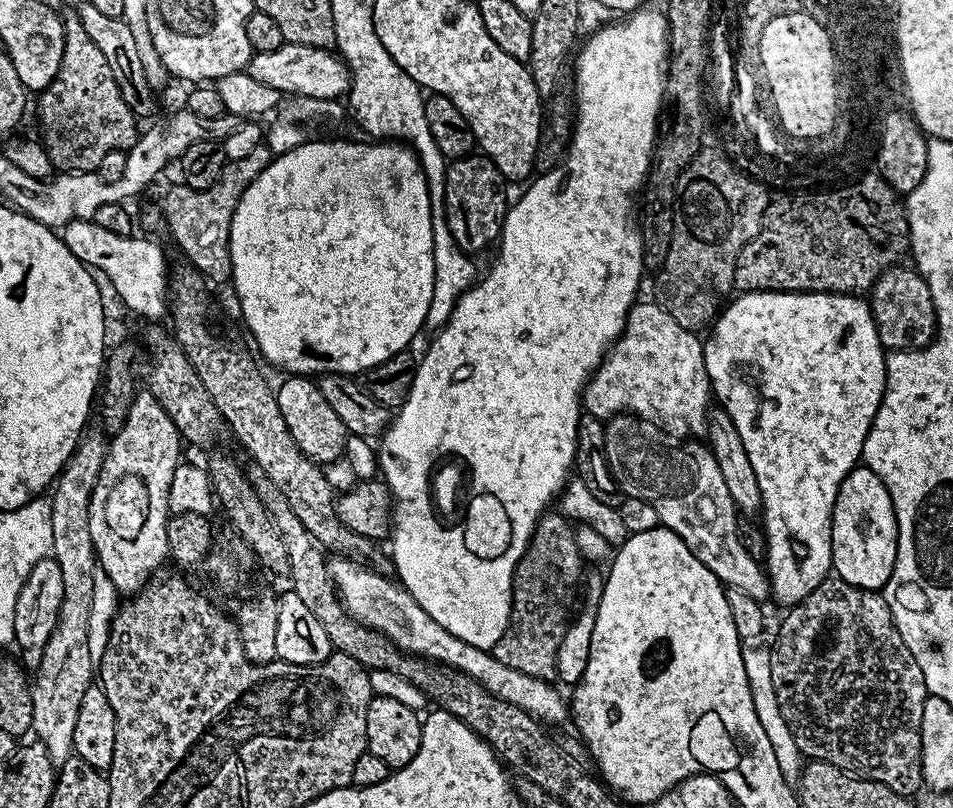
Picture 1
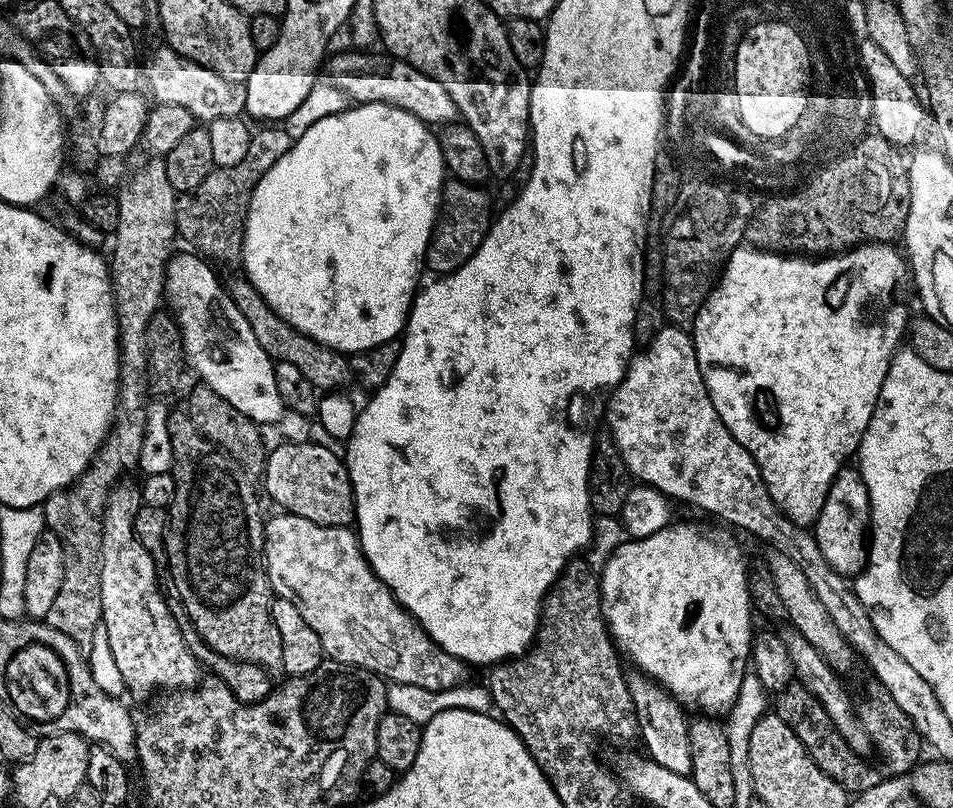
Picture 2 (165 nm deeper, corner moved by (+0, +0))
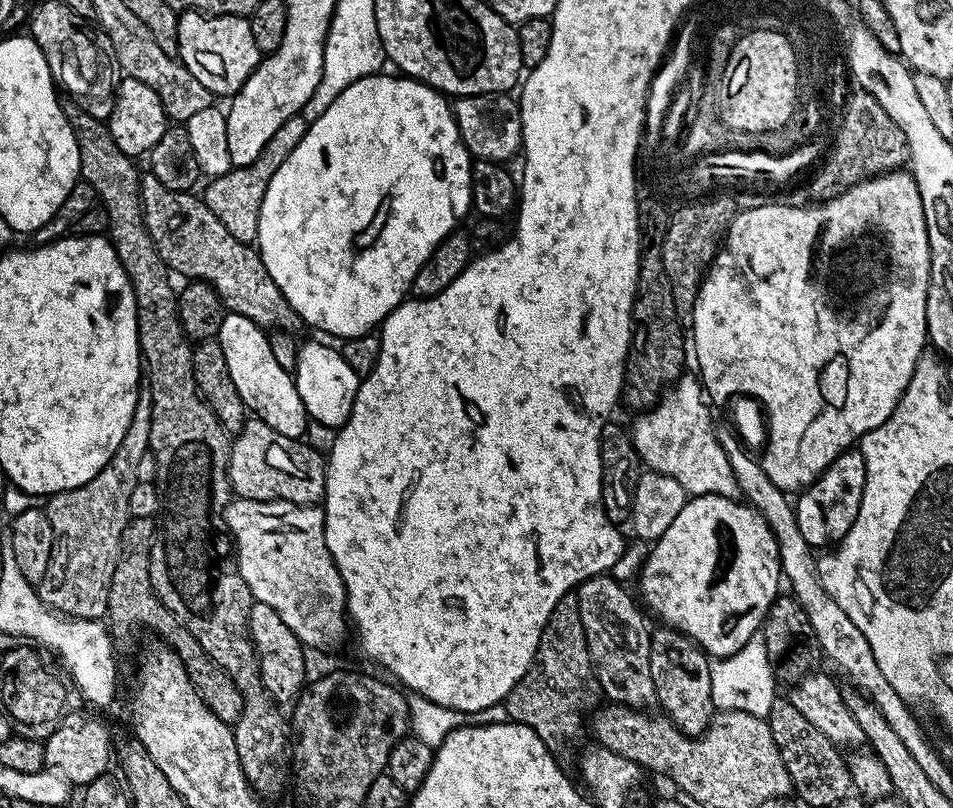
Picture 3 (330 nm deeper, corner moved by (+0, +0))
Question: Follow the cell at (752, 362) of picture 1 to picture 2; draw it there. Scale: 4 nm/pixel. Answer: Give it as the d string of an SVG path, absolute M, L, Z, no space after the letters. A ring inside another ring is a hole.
M865 242L839 254L805 258L800 254L781 254L755 246L741 246L730 254L728 265L724 267L723 274L717 280L712 293L708 295L708 301L696 315L695 324L691 325L690 335L698 354L698 366L702 370L710 402L714 402L714 410L718 410L718 418L722 418L726 430L730 430L732 437L746 449L760 467L760 473L766 482L766 490L770 498L774 498L780 513L799 528L811 529L815 525L818 514L826 502L826 494L836 481L836 475L851 461L848 460L851 456L853 459L857 455L860 439L864 437L866 426L874 414L874 406L880 397L882 382L888 373L892 356L905 339L906 329L910 323L908 308L904 305L908 288L910 292L910 264L905 253L897 248L888 242ZM759 392L769 392L772 395L772 400L776 403L776 412L780 415L780 428L772 429L760 424L759 418L756 417L756 395Z

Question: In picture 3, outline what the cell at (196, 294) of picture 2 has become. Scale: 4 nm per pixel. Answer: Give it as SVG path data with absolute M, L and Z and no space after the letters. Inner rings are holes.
M231 314L225 315L218 333L222 354L226 354L230 378L238 389L245 409L255 419L266 422L266 426L270 426L278 434L286 434L286 438L298 440L308 431L308 411L302 406L302 398L298 398L293 373L278 366L268 338L269 333L250 322L250 318Z

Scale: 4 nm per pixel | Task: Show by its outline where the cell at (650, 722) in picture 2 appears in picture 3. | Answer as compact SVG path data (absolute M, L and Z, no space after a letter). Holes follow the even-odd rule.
M612 574L592 576L575 589L574 595L578 598L578 610L582 614L582 626L586 630L586 646L590 650L592 670L600 683L601 693L612 692L611 699L615 703L644 710L656 704L654 678L650 678L650 638L652 637L650 624L644 621L645 613L637 597L633 593L632 597L614 577L615 575Z

